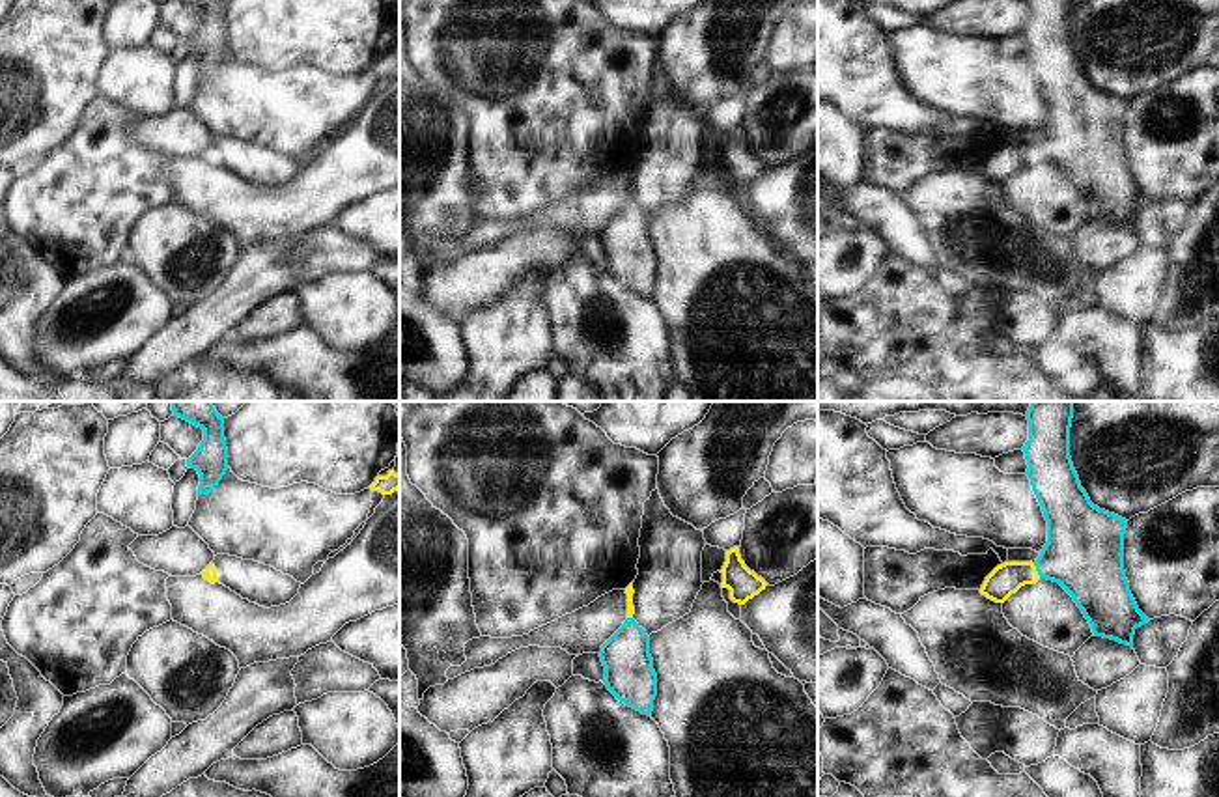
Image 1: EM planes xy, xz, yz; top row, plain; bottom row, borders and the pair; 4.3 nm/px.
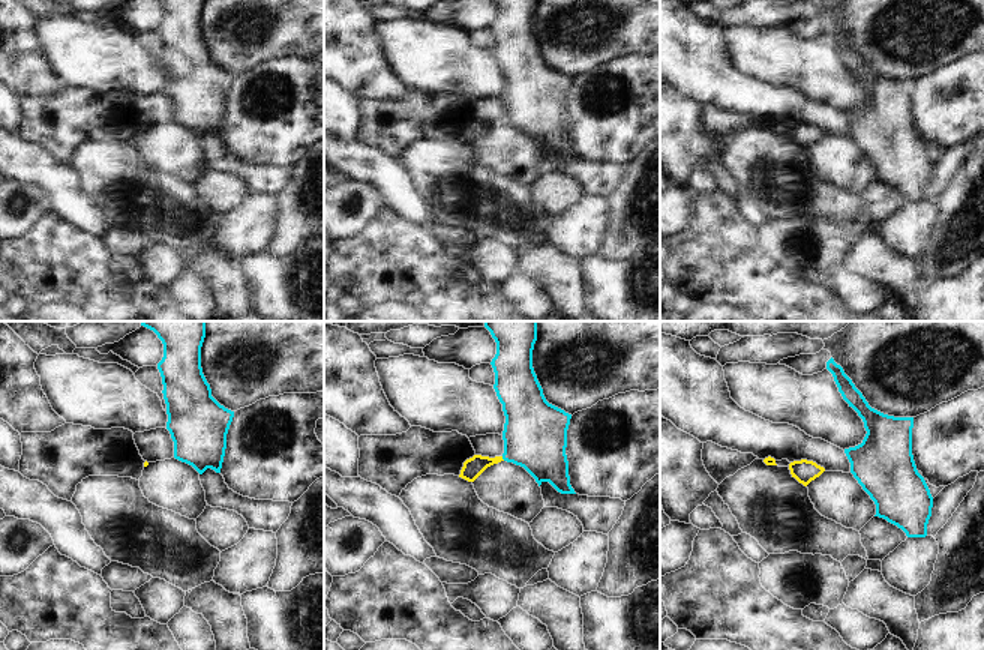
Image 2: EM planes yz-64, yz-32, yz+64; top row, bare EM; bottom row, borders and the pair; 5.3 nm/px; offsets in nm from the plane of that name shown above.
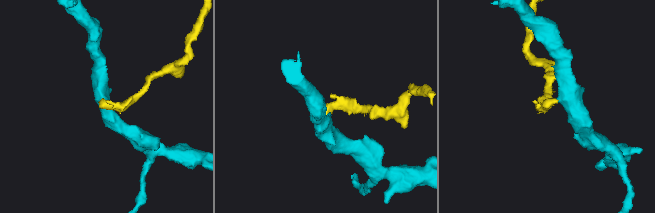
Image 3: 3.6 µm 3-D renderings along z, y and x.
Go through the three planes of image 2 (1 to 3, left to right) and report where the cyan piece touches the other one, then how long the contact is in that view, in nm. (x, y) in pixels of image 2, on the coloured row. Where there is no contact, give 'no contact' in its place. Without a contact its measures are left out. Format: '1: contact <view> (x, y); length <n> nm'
1: no contact
2: contact yz-32 (501, 458); length 30 nm
3: no contact

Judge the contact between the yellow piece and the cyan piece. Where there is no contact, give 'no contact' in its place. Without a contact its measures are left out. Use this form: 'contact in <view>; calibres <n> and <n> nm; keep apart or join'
contact in yz; calibres 140 and 340 nm; join

